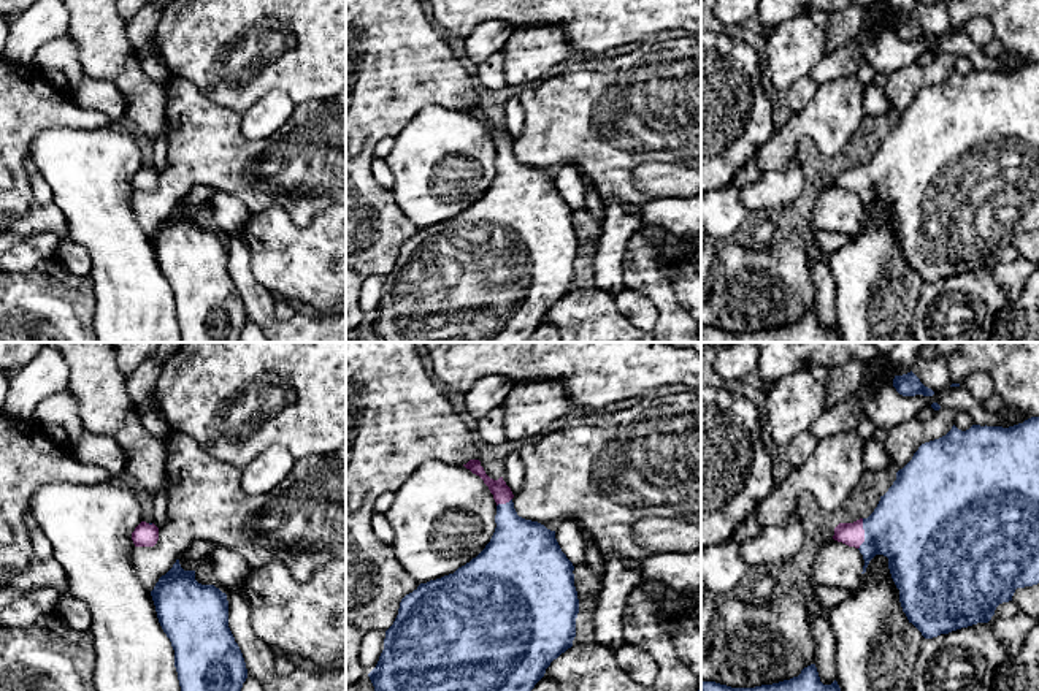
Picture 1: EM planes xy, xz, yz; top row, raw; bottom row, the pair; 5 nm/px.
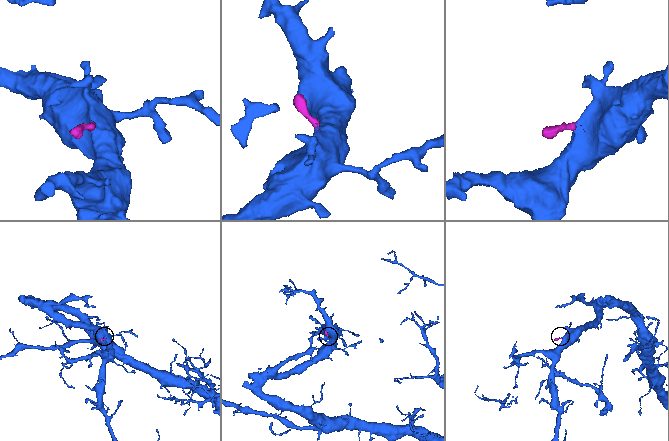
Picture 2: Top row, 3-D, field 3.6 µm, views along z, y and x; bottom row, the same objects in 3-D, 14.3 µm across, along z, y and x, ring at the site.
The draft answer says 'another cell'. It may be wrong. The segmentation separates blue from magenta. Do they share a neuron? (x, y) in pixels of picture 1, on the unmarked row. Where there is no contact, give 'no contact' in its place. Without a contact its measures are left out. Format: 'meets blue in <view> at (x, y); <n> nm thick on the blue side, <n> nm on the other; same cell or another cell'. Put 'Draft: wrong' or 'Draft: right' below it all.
meets blue in yz at (865, 179); 420 nm thick on the blue side, 120 nm on the other; same cell
Draft: wrong

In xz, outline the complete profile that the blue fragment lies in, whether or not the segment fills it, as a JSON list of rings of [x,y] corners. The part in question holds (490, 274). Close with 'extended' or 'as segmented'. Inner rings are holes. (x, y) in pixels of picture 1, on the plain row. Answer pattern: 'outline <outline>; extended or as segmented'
outline [[[479,105],[463,111],[479,120],[493,139],[495,178],[470,208],[454,219],[420,228],[401,244],[398,260],[385,276],[379,306],[368,319],[376,342],[525,342],[550,307],[573,292],[579,258],[574,211],[562,197],[555,176],[519,162],[511,133],[503,122],[490,124]]]; extended

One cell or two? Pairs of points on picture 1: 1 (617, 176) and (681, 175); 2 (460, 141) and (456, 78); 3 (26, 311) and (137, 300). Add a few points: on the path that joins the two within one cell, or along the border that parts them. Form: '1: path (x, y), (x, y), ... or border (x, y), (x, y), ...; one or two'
1: border (668, 162), (643, 160), (633, 170), (649, 200); two
2: border (421, 108), (444, 105), (462, 111); two
3: border (89, 274), (94, 284), (94, 325); two

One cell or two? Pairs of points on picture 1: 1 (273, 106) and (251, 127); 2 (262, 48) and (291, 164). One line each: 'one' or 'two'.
1: one
2: two

